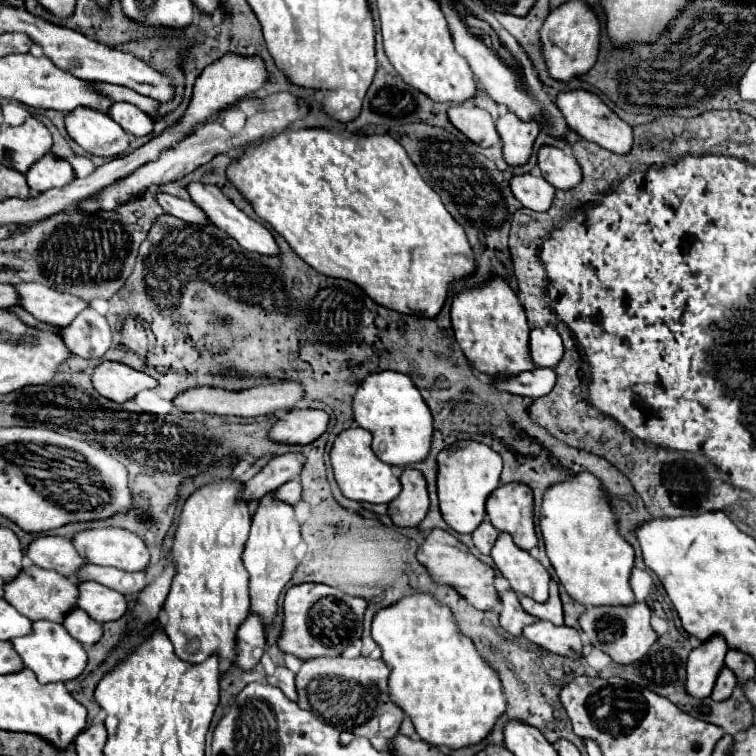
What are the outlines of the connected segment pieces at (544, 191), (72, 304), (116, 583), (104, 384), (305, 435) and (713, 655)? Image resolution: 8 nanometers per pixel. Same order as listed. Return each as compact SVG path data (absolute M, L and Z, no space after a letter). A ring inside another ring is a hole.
M531 172L527 174L513 174L509 180L509 186L513 190L513 196L531 210L547 210L551 206L555 188L543 180L541 176L533 176Z
M23 282L23 284L15 284L13 288L19 296L19 306L23 306L37 320L49 322L61 328L71 324L71 320L83 308L87 308L85 300L47 288L45 284Z
M85 564L77 570L79 580L95 580L121 594L137 594L145 588L145 572L123 572L117 568L103 568Z
M103 360L93 372L93 386L101 396L121 404L145 388L155 388L157 380L127 364Z
M289 410L271 428L271 438L287 444L309 444L317 440L327 430L327 426L329 414L325 410Z
M711 636L693 648L687 660L687 692L695 698L705 698L711 694L717 674L723 668L723 658L727 652L727 642L723 636Z

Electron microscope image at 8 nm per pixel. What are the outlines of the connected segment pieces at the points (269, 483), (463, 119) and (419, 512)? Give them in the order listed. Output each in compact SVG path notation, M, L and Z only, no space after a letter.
M295 452L275 456L257 476L253 476L247 482L247 492L243 492L243 494L247 496L247 500L251 500L251 498L259 500L265 492L277 490L285 482L299 478L301 470L303 470L303 462L297 460Z
M453 106L449 108L449 120L475 144L481 148L499 144L499 132L491 114L479 106Z
M405 468L401 474L401 484L401 494L389 504L389 516L395 526L417 526L429 510L425 476L415 468Z

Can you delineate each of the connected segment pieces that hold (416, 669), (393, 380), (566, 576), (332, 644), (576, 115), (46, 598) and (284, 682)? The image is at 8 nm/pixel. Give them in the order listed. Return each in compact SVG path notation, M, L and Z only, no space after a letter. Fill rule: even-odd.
M413 592L377 610L371 634L383 652L381 660L391 668L391 698L411 716L425 742L447 748L477 744L505 712L507 704L497 670L459 630L451 608L439 604L429 592Z
M391 370L369 374L353 396L353 416L361 428L373 434L373 452L385 464L411 466L427 458L433 438L433 416L409 376Z
M579 474L551 486L543 496L539 524L555 574L573 600L583 606L635 604L635 594L629 584L635 554L631 544L619 536L615 516L595 476Z
M299 584L291 586L283 600L283 628L277 638L279 650L301 660L317 656L341 656L341 652L361 638L363 612L367 602L349 596L327 584Z
M563 90L557 94L555 104L565 118L567 128L577 132L583 140L595 142L617 154L627 154L627 150L631 150L631 144L633 144L631 126L627 122L623 122L609 106L605 106L597 94L593 94L589 90Z
M29 566L27 570L21 570L19 576L3 584L3 598L29 620L61 622L65 612L75 608L75 596L77 596L77 584L73 584L67 576L55 570L45 570L39 566Z
M277 666L275 672L271 676L267 676L267 682L281 688L283 694L291 700L297 700L297 692L295 692L295 674L285 668L285 666Z

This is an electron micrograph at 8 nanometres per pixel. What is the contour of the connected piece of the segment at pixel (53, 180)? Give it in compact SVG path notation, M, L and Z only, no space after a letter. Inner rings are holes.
M47 154L43 160L29 168L25 178L33 192L47 192L51 188L67 186L71 180L75 180L75 172L67 160Z

